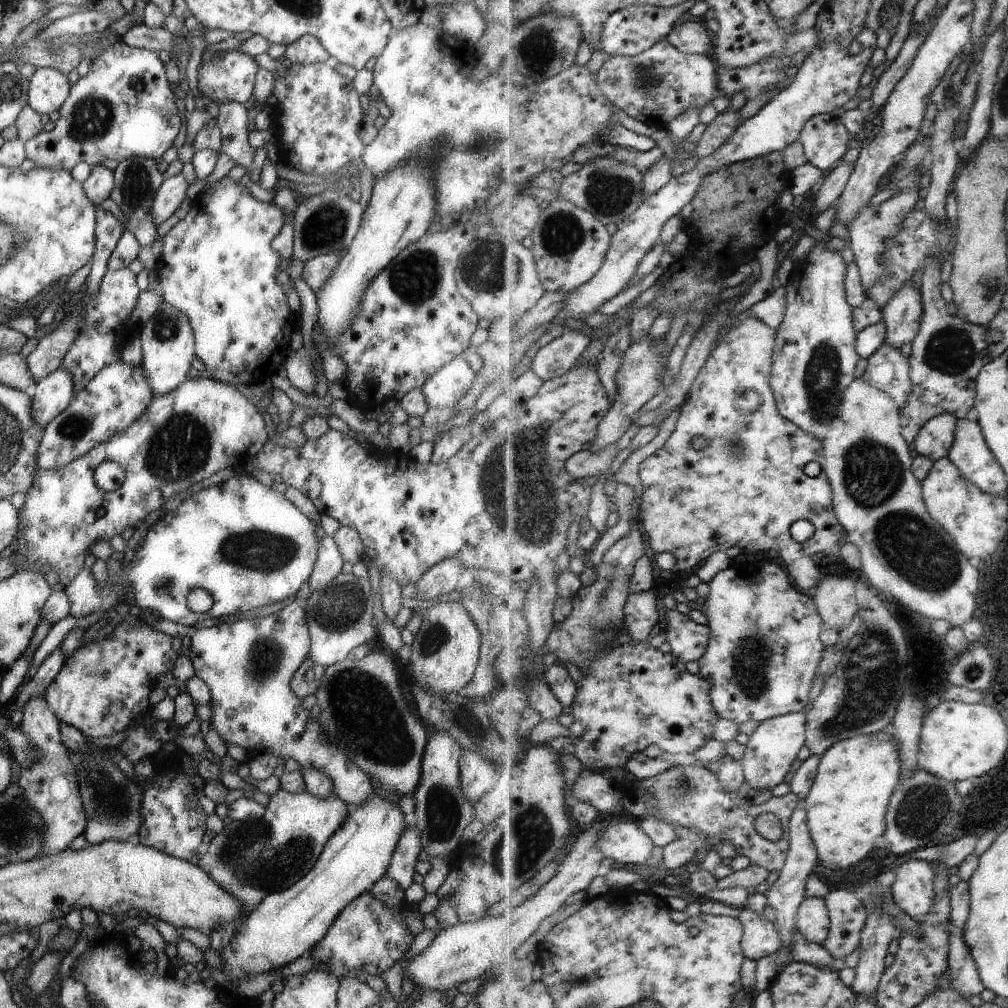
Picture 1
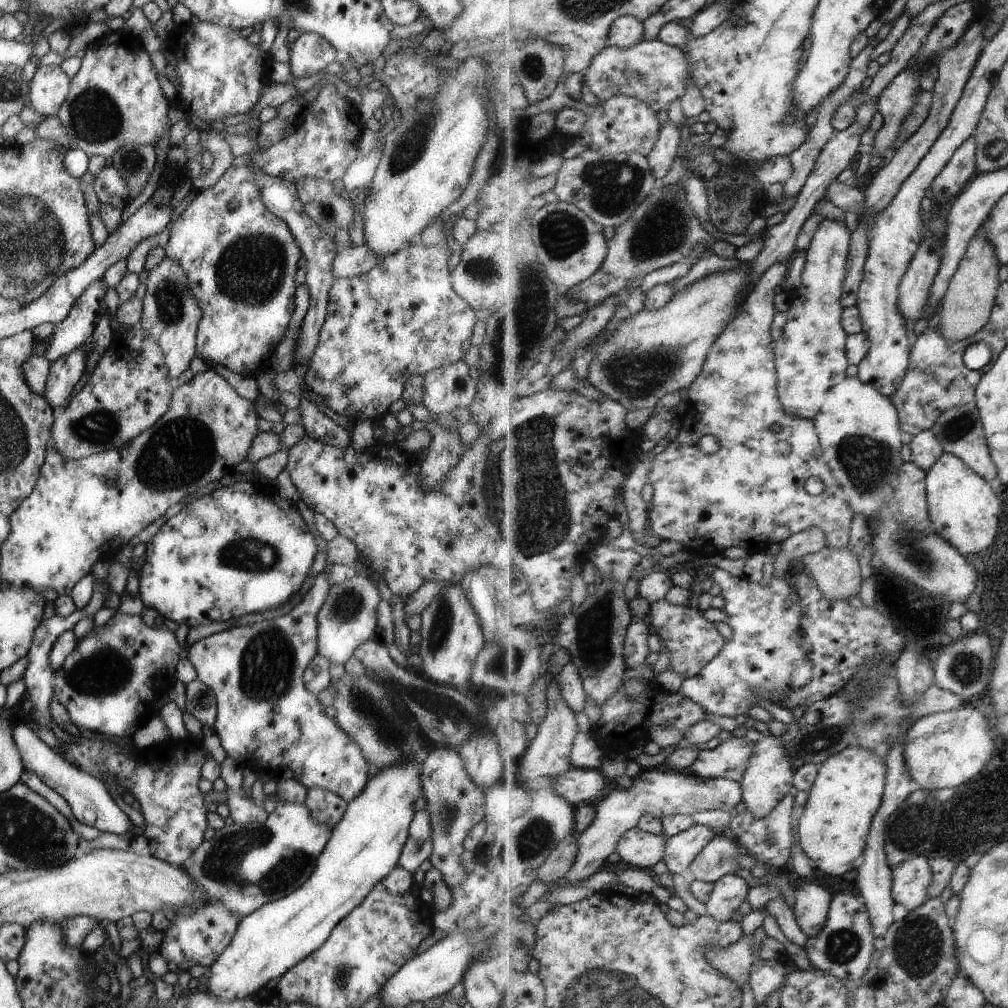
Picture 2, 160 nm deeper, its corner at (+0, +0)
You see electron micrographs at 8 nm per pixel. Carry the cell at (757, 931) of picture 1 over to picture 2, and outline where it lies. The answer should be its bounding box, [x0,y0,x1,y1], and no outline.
[710,935,757,988]

